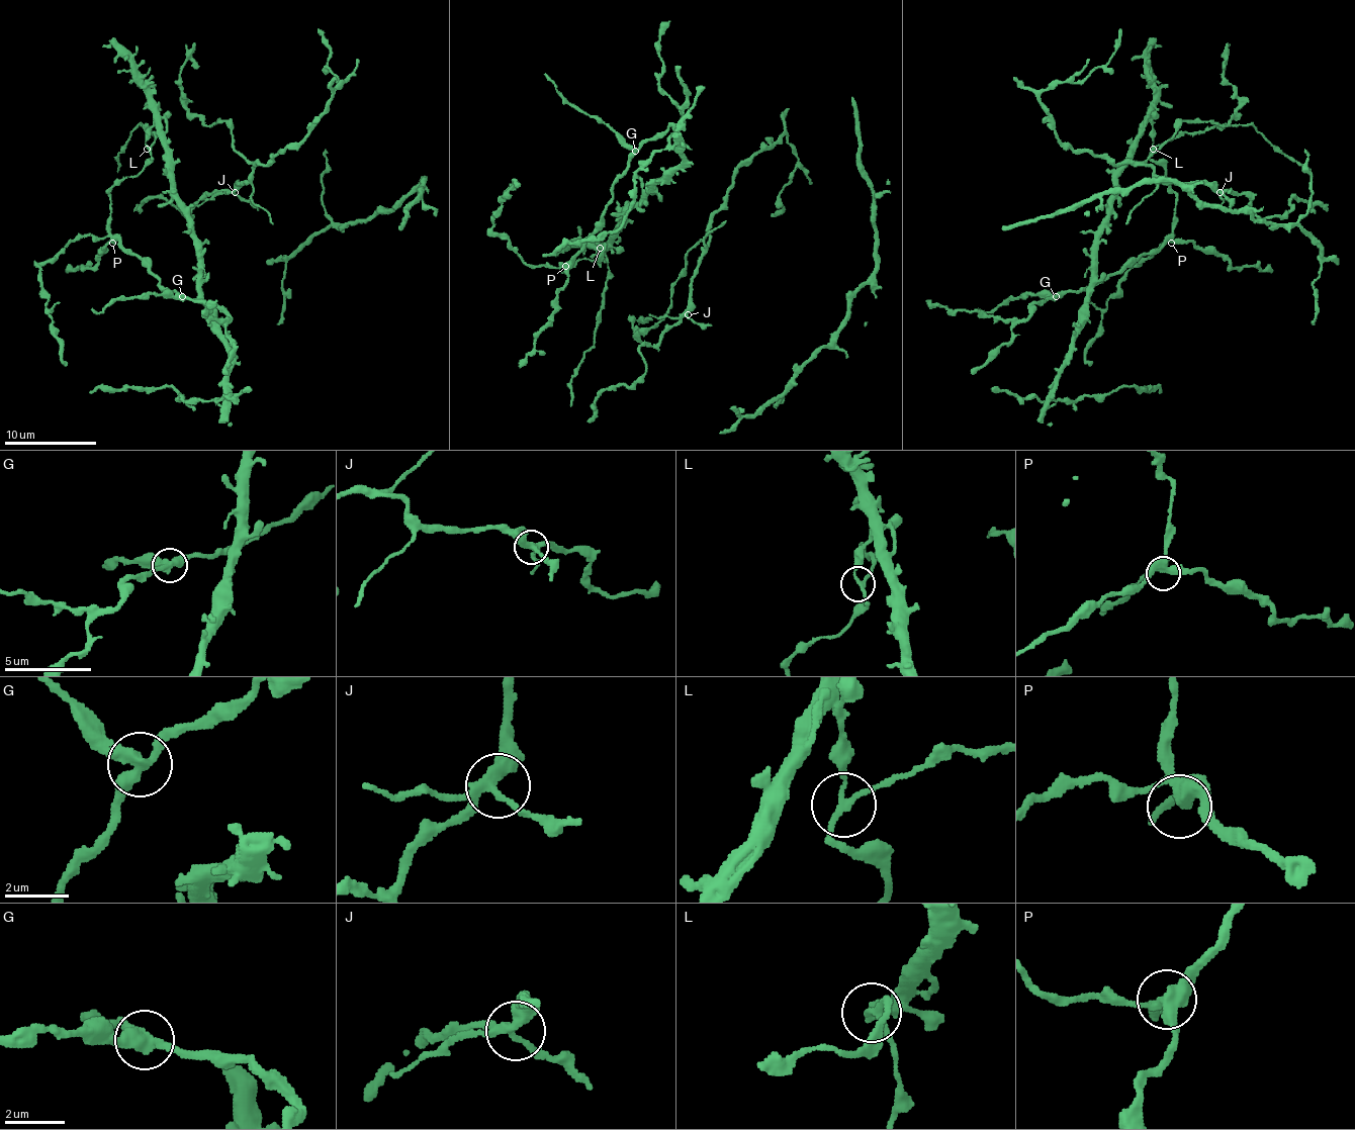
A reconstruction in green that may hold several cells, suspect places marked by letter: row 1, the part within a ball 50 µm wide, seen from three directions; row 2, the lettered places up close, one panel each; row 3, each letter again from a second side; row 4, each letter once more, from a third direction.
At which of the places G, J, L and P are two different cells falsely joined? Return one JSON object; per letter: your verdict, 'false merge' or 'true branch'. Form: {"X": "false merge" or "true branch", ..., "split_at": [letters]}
{"G": "false merge", "J": "true branch", "L": "true branch", "P": "true branch", "split_at": ["G"]}

